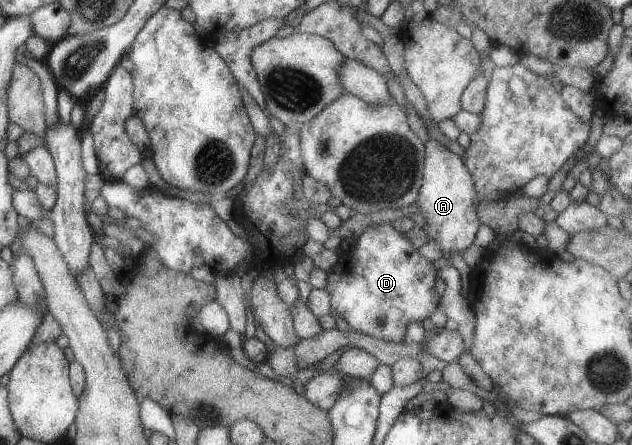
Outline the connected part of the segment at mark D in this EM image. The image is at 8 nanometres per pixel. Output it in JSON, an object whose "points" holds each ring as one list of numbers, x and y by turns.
{"points":[[391,222,367,227,355,236,353,243,341,250,335,264,326,272,325,290,329,294,329,308,347,322,349,328,359,334,399,344,405,339,405,330,411,322,422,322,438,307,435,292,436,267,429,259,420,256,417,248,397,232]]}

